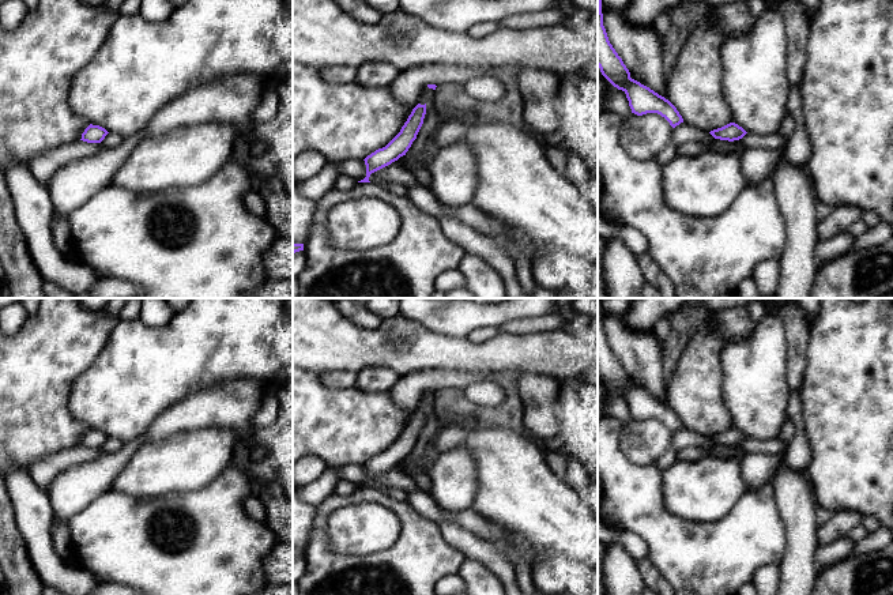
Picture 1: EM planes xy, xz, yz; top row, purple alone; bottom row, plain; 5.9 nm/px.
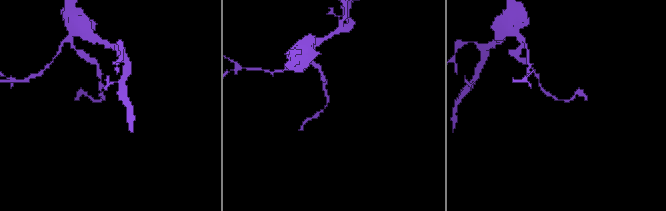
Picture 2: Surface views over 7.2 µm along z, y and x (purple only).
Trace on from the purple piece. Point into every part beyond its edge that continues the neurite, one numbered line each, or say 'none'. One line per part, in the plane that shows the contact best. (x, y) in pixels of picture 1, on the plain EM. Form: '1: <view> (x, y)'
none

